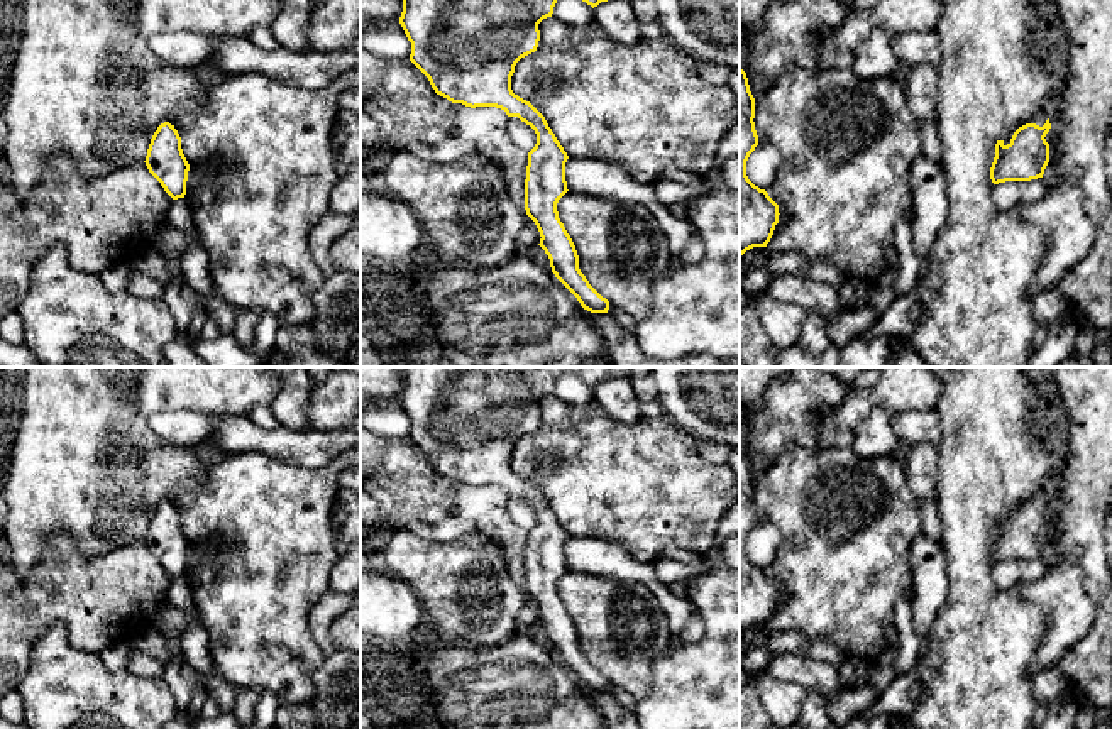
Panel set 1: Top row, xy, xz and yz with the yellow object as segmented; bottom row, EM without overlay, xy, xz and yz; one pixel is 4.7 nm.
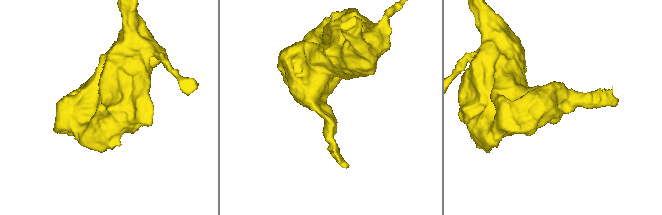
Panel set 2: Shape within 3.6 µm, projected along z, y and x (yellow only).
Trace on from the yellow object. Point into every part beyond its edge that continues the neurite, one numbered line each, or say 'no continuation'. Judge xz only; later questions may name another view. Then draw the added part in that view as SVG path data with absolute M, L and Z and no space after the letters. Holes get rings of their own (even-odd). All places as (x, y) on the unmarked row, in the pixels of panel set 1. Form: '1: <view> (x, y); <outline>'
no continuation

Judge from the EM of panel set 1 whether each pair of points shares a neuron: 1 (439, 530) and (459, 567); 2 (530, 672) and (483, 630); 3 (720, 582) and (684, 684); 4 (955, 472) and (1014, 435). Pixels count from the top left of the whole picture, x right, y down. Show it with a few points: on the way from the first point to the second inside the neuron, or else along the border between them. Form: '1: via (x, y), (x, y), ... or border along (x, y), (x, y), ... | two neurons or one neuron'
1: border along (408, 528), (432, 542), (484, 537) | two neurons
2: border along (520, 631), (489, 646), (457, 643) | two neurons
3: via (720, 608), (720, 648), (710, 658) | one neuron
4: via (970, 472), (977, 472), (999, 450) | one neuron

